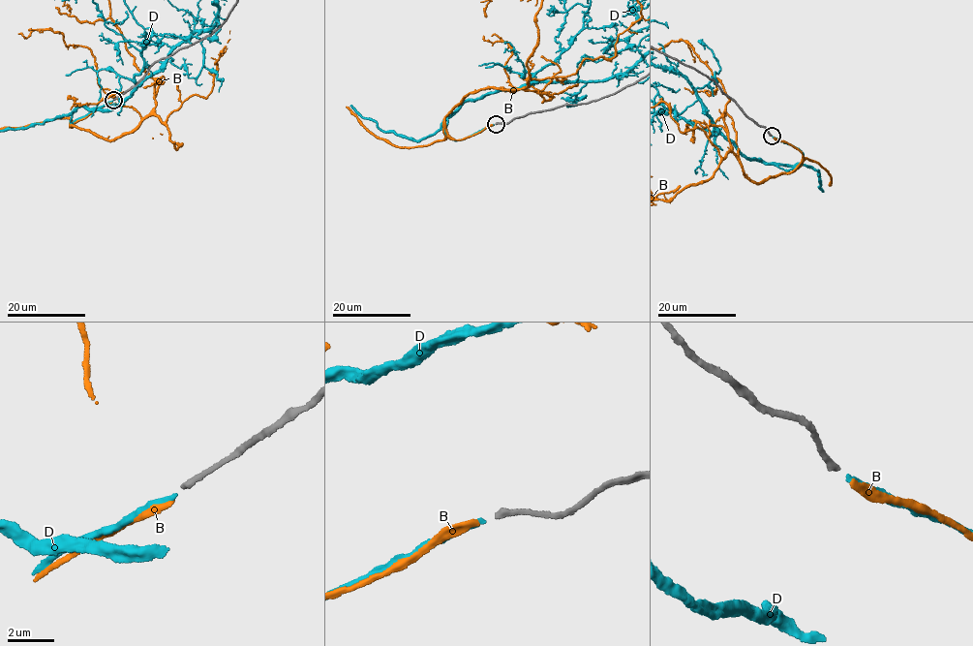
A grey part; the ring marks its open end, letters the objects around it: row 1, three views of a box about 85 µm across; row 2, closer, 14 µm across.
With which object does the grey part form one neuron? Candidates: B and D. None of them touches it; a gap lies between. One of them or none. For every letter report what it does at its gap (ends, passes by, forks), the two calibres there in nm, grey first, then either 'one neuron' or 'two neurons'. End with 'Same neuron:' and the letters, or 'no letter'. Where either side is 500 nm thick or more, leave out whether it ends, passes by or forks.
B: it ends; calibres 280 and 240 nm; two neurons
D: it ends; calibres 280 and 220 nm; one neuron
Same neuron: D

